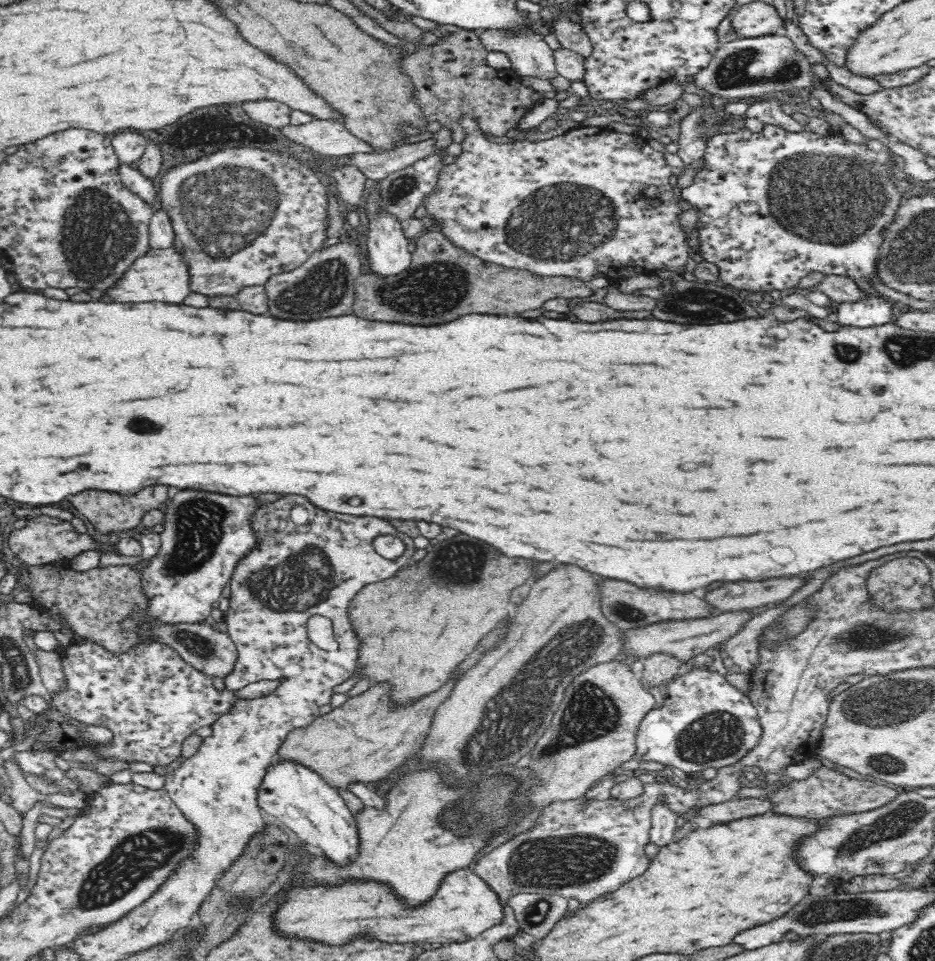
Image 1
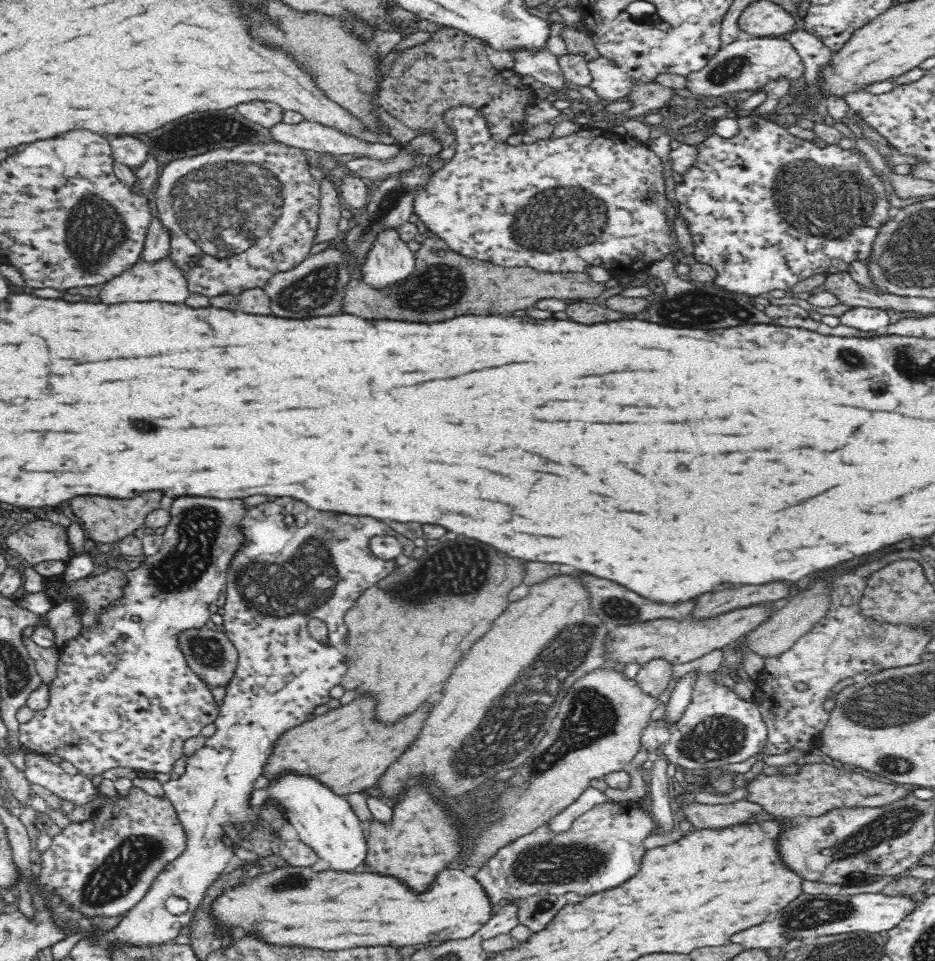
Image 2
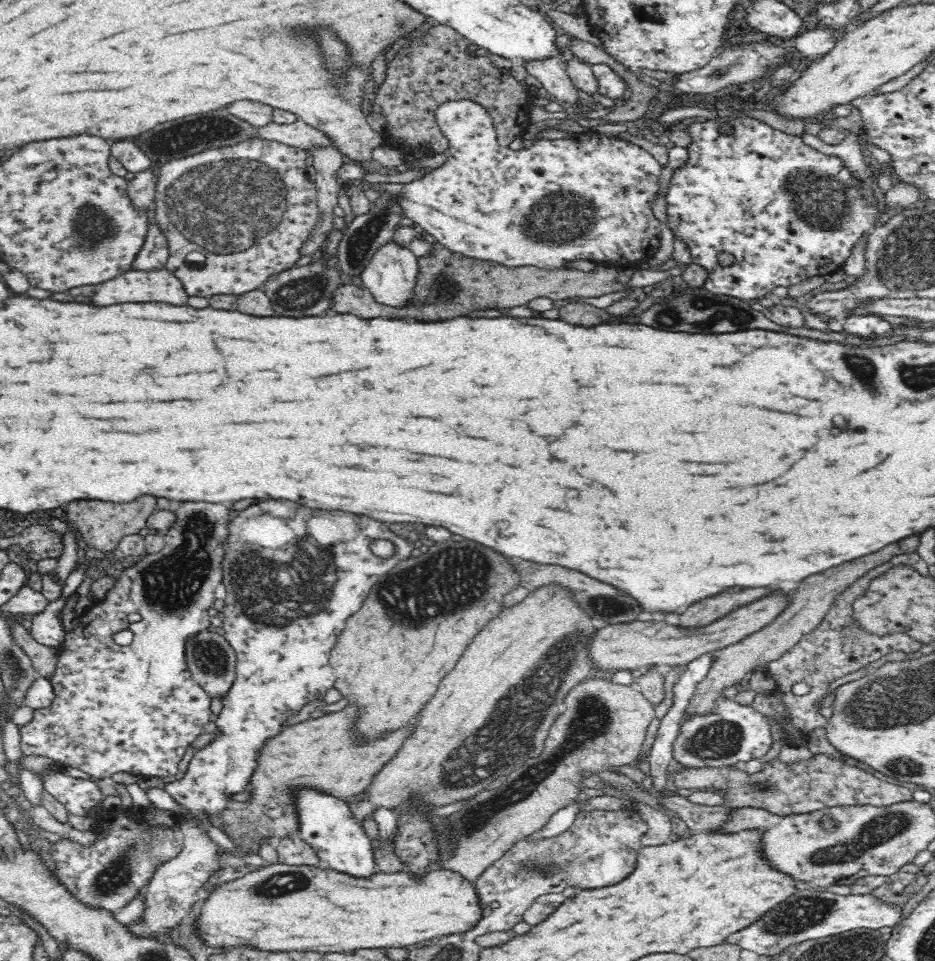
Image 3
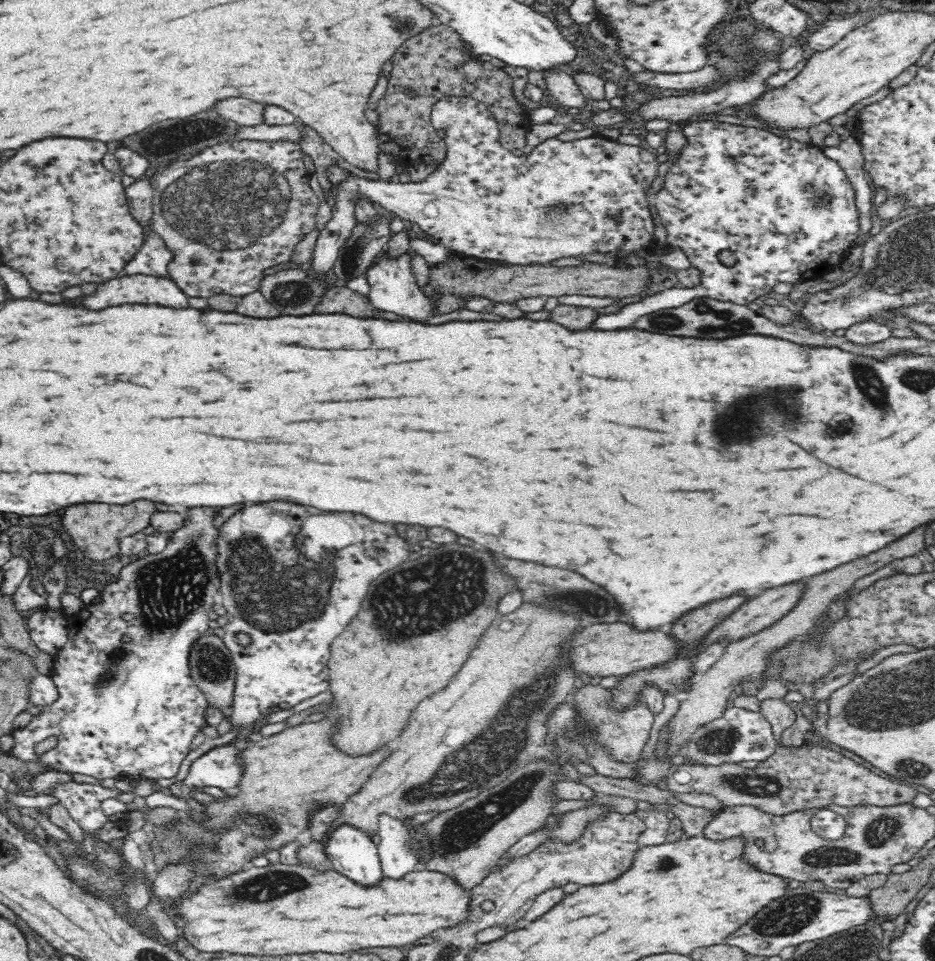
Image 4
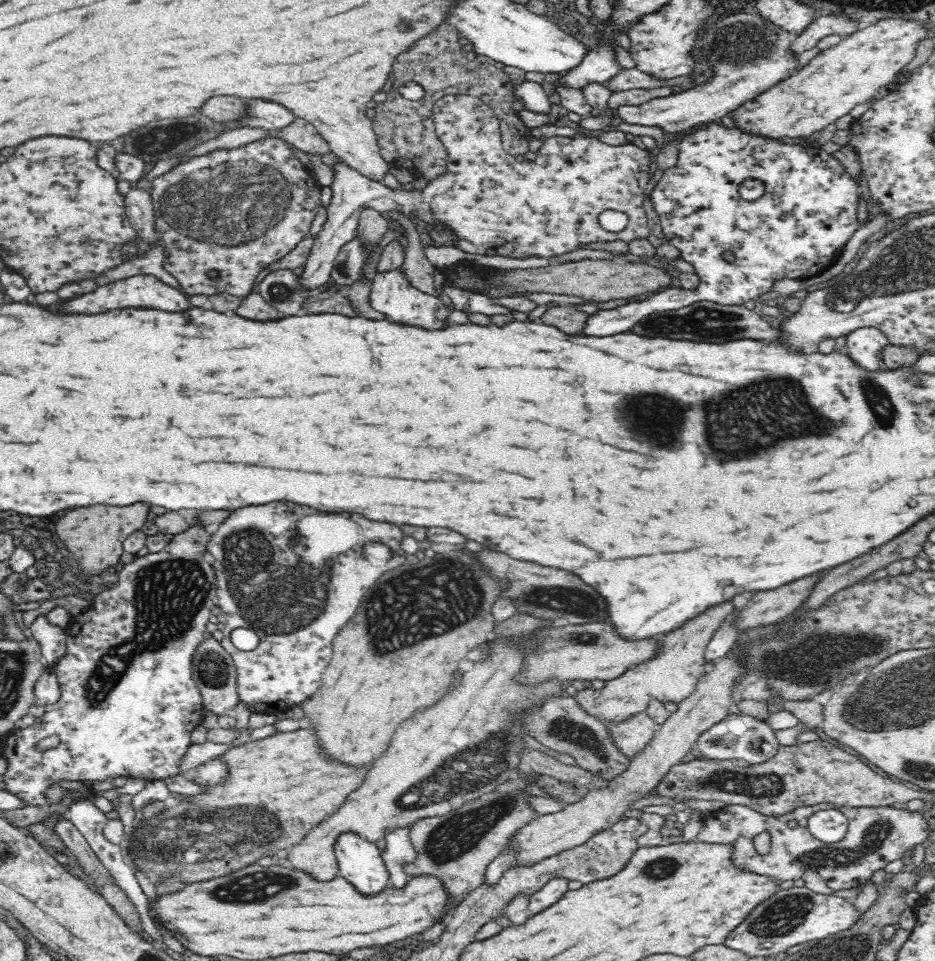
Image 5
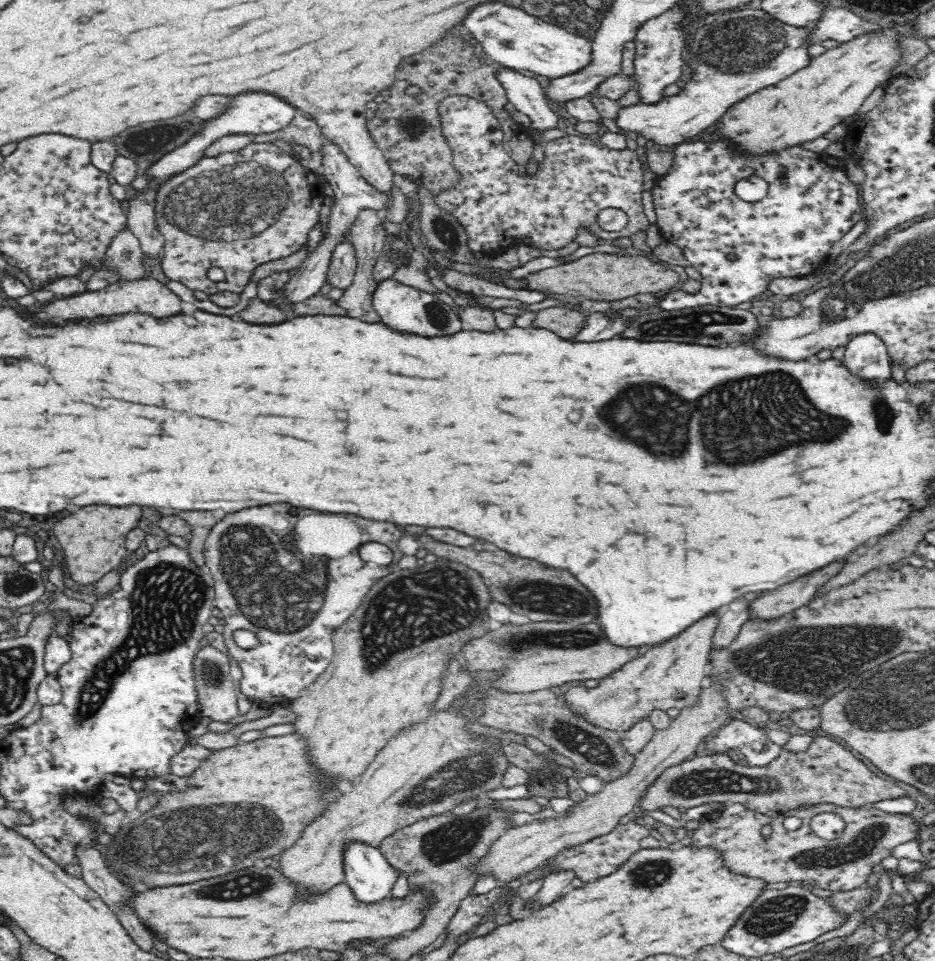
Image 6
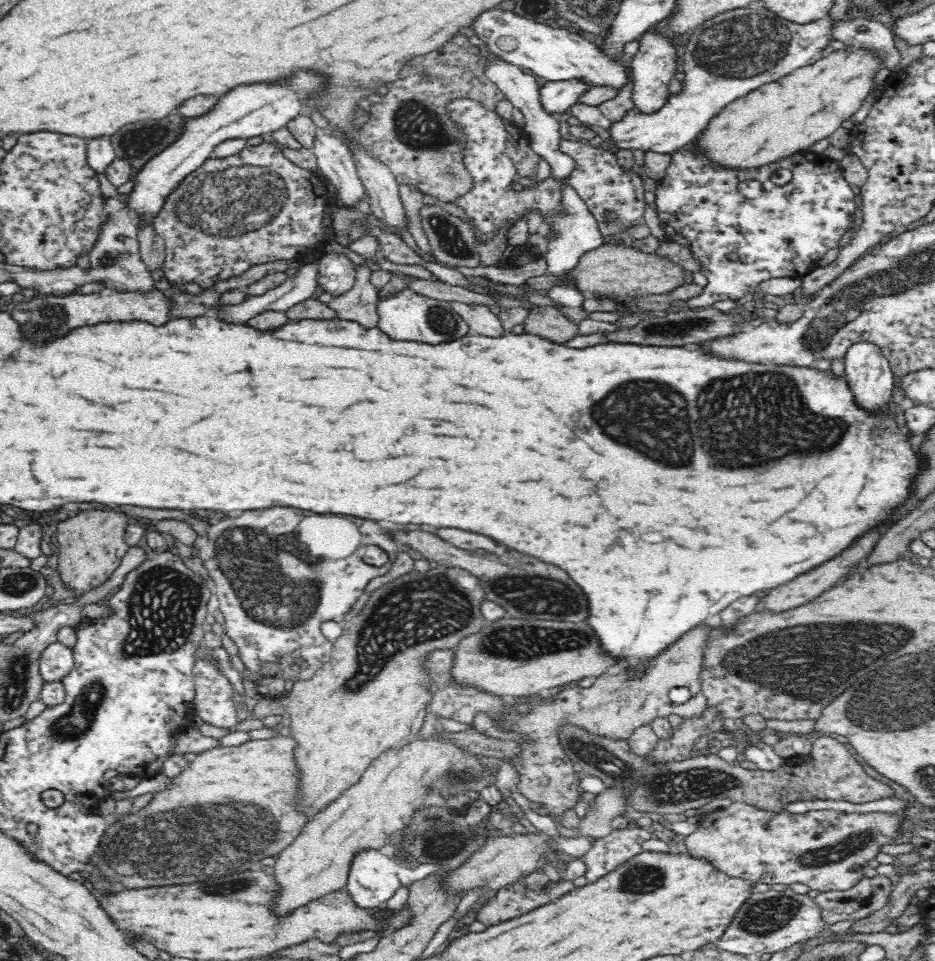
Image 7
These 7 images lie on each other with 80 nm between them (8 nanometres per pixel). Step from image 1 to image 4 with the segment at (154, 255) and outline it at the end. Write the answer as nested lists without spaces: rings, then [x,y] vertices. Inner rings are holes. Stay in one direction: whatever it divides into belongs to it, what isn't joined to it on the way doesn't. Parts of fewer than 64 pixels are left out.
[[[132,274],[98,285],[92,296],[84,300],[84,306],[92,310],[116,304],[164,304],[186,308],[188,296],[171,277]]]

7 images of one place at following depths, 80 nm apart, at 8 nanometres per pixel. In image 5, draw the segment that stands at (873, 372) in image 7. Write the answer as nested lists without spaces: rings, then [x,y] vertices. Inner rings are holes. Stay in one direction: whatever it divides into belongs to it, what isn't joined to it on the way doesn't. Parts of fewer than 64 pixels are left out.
[[[863,326],[852,330],[845,339],[845,351],[854,361],[866,369],[880,369],[883,366],[880,352],[889,342],[882,329]]]

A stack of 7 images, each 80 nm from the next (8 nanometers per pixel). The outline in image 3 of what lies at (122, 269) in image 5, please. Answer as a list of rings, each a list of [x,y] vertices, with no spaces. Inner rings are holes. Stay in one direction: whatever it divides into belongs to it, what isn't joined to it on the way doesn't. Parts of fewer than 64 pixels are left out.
[[[158,225],[149,226],[142,250],[132,262],[131,270],[160,270],[167,264],[169,245]]]

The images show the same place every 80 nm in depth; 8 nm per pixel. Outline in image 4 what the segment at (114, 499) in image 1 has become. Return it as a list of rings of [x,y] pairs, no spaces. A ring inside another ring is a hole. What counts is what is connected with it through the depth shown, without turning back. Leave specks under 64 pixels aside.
[[[136,500],[132,504],[114,506],[114,504],[74,504],[64,512],[64,520],[60,520],[59,528],[68,532],[70,542],[74,544],[88,559],[101,561],[113,557],[119,551],[121,538],[140,532],[149,526],[150,518],[156,511],[152,500]]]

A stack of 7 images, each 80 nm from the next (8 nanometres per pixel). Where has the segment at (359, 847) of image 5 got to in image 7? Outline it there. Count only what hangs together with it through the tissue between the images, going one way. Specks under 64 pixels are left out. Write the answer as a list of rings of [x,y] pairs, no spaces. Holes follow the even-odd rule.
[[[373,848],[358,849],[358,852],[352,857],[349,864],[349,871],[345,888],[350,892],[350,896],[357,905],[362,908],[382,907],[387,900],[401,886],[409,886],[412,881],[420,880],[428,876],[436,865],[416,865],[409,868],[408,866],[394,862],[385,850],[376,850]]]

